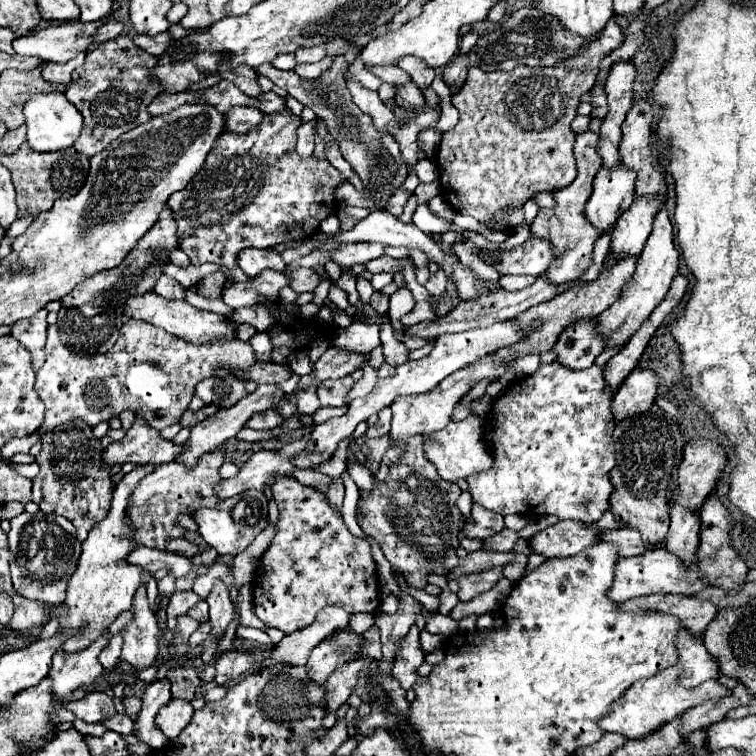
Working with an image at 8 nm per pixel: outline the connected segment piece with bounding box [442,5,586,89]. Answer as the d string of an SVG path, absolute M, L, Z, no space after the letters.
M524 7L518 9L504 25L500 31L492 31L486 37L480 37L478 43L470 49L470 53L462 53L454 59L454 63L446 65L442 76L447 84L459 89L466 81L470 67L480 67L482 71L510 71L516 65L528 65L528 67L546 67L546 65L556 65L562 59L574 57L580 47L584 47L584 39L576 33L570 33L562 29L562 25L544 15L538 7Z

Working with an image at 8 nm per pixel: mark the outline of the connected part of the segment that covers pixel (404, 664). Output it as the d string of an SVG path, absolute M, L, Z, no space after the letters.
M418 627L410 629L410 633L406 635L406 641L400 641L396 647L392 675L400 681L400 685L404 689L410 689L414 685L414 681L418 679L418 675L414 671L416 671L416 667L420 667L424 663L424 651L420 649L418 635L420 635Z

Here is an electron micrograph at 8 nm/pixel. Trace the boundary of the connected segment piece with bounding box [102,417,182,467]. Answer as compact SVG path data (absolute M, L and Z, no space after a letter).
M138 417L122 441L106 447L106 451L102 453L102 467L114 467L124 463L162 465L174 461L180 451L182 447L176 447L172 441L164 441L156 429L148 427Z

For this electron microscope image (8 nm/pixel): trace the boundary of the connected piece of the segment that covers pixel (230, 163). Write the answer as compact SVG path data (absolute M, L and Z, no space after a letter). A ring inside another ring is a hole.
M288 109L282 113L264 115L262 125L250 133L222 133L214 149L206 155L206 165L192 177L186 189L170 195L168 207L178 221L178 245L190 257L192 265L216 263L220 267L236 267L236 253L246 247L270 249L274 245L284 245L290 241L310 239L320 221L336 213L338 203L334 191L346 179L340 179L340 171L332 167L326 159L318 157L300 157L296 153L296 129L302 119ZM256 165L260 167L258 189L256 189Z

